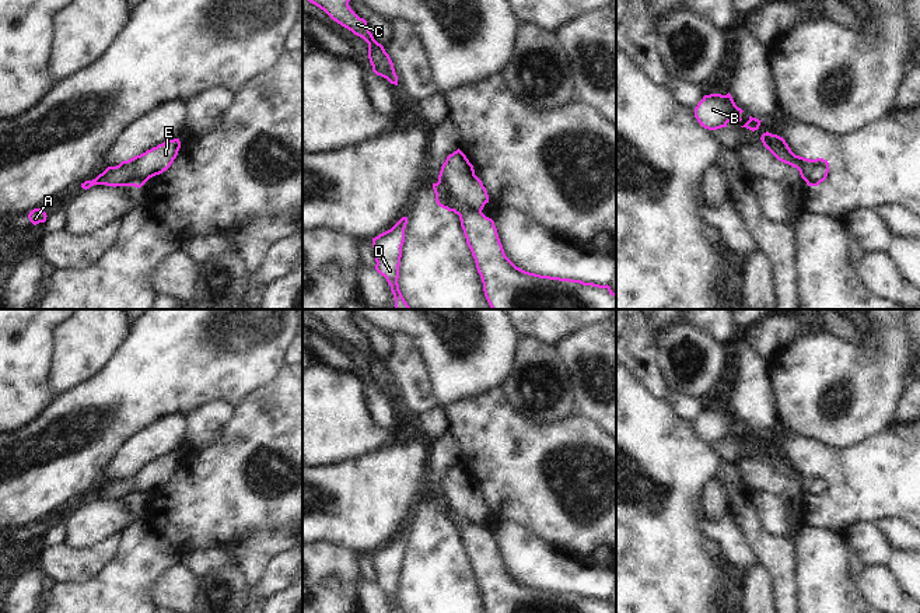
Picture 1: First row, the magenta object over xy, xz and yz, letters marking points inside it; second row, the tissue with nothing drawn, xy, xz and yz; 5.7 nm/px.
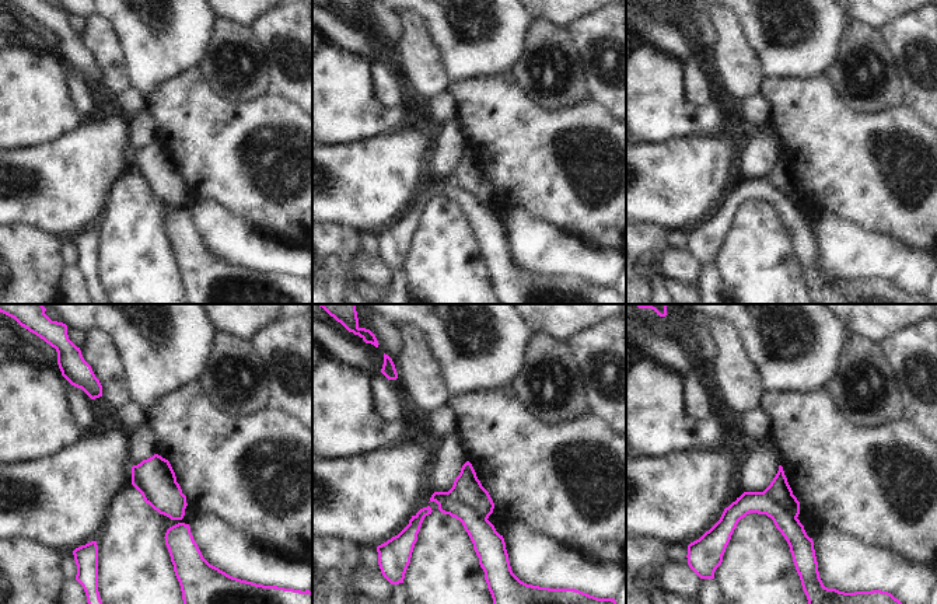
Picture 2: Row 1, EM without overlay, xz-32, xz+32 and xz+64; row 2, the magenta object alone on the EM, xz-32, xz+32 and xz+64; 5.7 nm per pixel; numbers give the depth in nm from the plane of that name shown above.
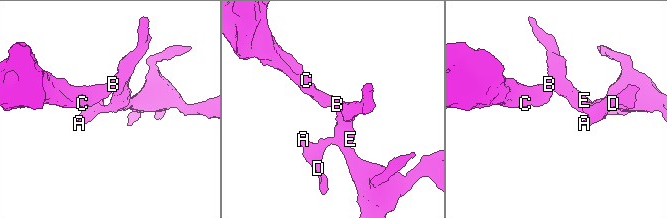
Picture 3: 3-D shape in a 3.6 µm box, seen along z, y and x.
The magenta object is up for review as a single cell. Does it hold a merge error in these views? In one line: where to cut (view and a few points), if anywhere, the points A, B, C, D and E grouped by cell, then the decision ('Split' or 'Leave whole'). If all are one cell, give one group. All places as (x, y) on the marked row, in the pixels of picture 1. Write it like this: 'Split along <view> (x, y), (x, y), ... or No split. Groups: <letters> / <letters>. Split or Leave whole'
Split along xz (437, 182), (445, 192), (468, 207), (481, 212). Groups: A D / B C E. Split

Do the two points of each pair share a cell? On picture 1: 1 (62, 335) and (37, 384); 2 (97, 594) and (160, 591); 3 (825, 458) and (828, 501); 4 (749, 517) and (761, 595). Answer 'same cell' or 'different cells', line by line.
1: different cells
2: different cells
3: same cell
4: same cell

